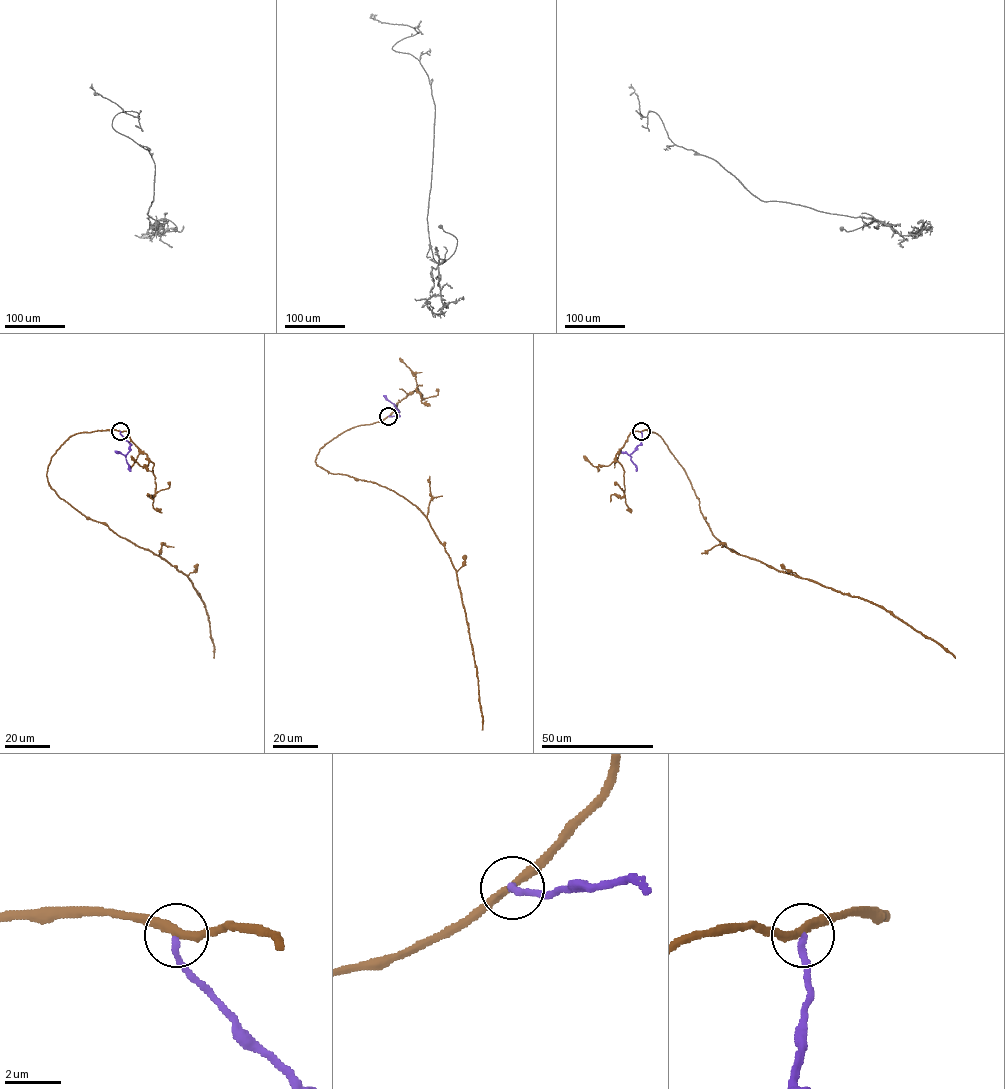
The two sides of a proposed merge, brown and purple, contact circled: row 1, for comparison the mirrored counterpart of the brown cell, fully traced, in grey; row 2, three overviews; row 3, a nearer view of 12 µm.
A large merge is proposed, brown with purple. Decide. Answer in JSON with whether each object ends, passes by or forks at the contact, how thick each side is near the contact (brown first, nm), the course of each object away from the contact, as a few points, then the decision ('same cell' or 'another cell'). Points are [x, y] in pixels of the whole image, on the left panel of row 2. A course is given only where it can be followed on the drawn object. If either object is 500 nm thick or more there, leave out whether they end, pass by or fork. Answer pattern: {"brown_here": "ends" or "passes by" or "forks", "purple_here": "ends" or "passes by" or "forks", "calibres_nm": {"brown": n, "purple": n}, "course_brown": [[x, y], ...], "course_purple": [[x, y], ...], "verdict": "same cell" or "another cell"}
{"brown_here": "passes by", "purple_here": "ends", "calibres_nm": {"brown": 280, "purple": 240}, "course_brown": [[120, 431], [72, 435], [51, 458], [48, 482], [87, 517], [149, 549], [191, 580], [205, 606], [213, 658]], "course_purple": [[120, 431], [129, 444], [125, 460], [131, 471]], "verdict": "another cell"}

